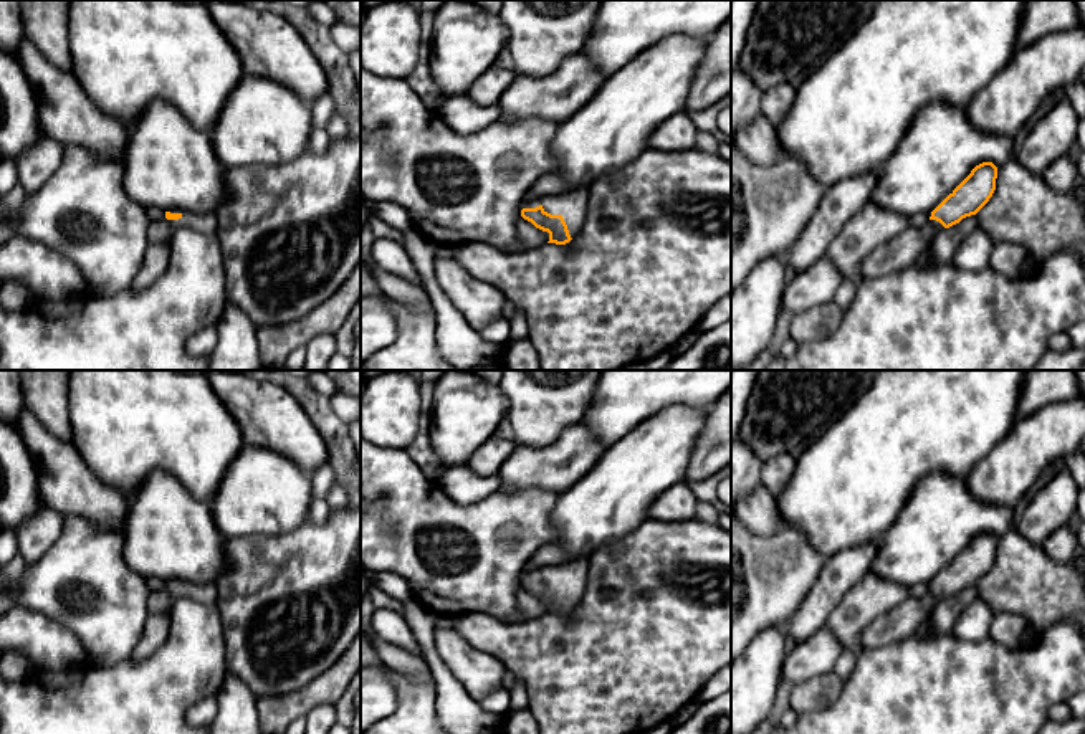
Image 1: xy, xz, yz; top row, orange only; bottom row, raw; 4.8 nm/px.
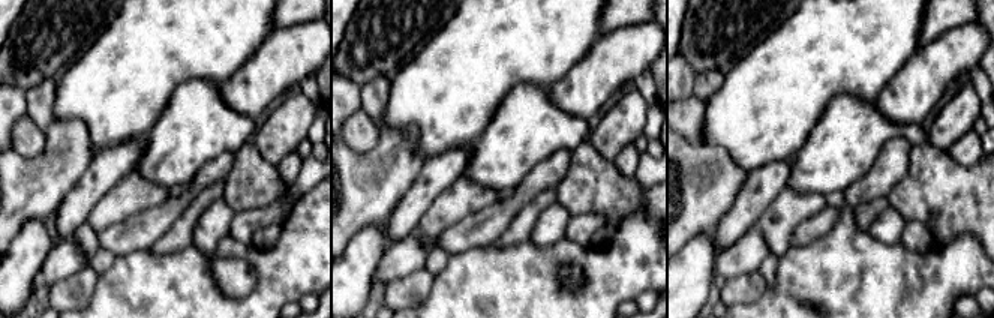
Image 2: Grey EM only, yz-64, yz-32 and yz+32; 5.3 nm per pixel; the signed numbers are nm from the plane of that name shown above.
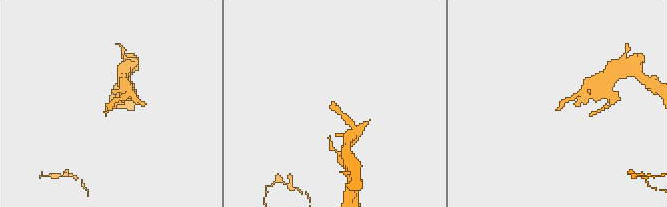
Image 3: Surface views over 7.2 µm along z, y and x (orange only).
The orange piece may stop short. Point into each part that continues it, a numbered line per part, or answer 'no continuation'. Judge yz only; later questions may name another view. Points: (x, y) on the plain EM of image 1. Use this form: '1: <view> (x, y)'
1: yz (908, 617)

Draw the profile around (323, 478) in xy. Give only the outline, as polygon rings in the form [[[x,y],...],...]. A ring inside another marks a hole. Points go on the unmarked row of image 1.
[[[323,465],[311,473],[311,491],[314,498],[326,499],[331,486],[336,483],[334,471],[329,465]]]

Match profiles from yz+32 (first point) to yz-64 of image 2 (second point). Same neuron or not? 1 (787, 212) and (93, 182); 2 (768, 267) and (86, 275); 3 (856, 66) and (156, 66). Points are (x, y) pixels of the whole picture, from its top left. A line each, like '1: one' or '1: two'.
1: two
2: two
3: one

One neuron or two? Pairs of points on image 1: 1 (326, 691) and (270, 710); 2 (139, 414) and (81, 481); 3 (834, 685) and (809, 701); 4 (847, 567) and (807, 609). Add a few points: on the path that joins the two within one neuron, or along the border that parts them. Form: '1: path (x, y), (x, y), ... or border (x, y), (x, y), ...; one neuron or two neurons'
1: path (313, 695), (283, 710); one neuron
2: border (71, 442), (85, 463), (103, 481), (121, 493); two neurons
3: path (827, 688), (816, 695); one neuron
4: path (837, 577), (817, 599); one neuron

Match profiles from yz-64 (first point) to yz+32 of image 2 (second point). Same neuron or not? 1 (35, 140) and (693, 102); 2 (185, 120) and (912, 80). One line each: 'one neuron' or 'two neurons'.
1: one neuron
2: two neurons

